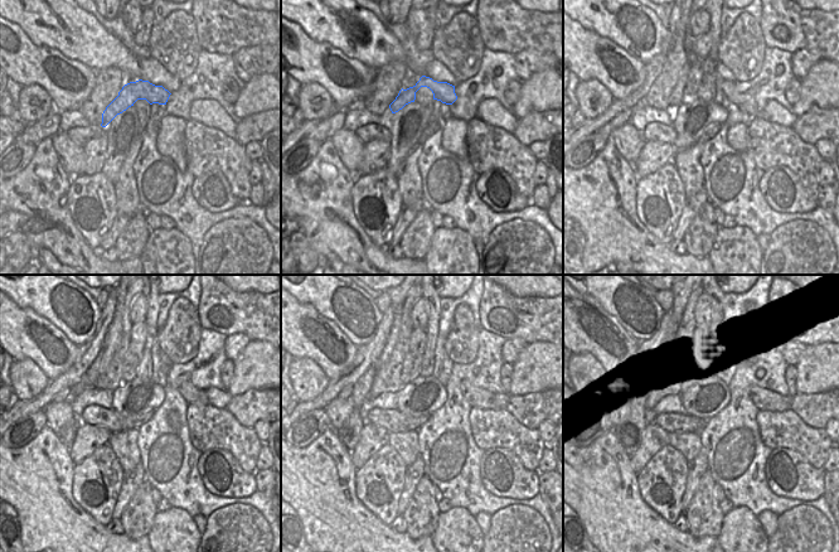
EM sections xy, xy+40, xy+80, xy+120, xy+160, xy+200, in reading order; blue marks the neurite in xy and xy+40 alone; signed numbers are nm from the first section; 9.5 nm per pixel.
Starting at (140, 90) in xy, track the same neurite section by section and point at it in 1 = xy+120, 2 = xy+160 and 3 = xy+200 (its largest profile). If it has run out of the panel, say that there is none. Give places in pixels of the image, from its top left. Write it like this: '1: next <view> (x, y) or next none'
1: next xy+120 (192, 395)
2: next xy+160 (478, 397)
3: next xy+200 (764, 398)

